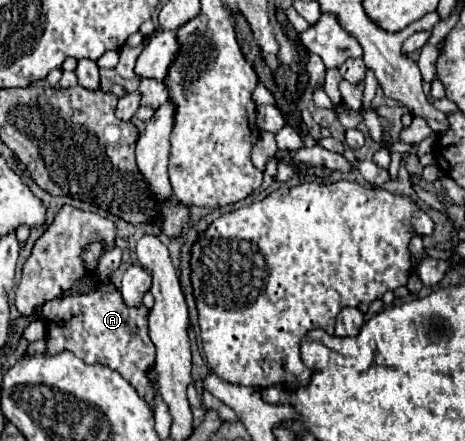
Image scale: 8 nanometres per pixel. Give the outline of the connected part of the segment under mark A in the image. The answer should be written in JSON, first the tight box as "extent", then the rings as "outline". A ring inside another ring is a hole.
{"extent":[34,280,154,412],"outline":[[[104,280],[92,292],[78,296],[58,296],[36,308],[34,316],[46,320],[46,354],[58,354],[64,350],[74,352],[86,364],[104,364],[126,378],[138,392],[138,396],[154,412],[154,382],[148,376],[154,368],[154,344],[148,336],[148,308],[128,306],[122,300],[120,290]]]}

